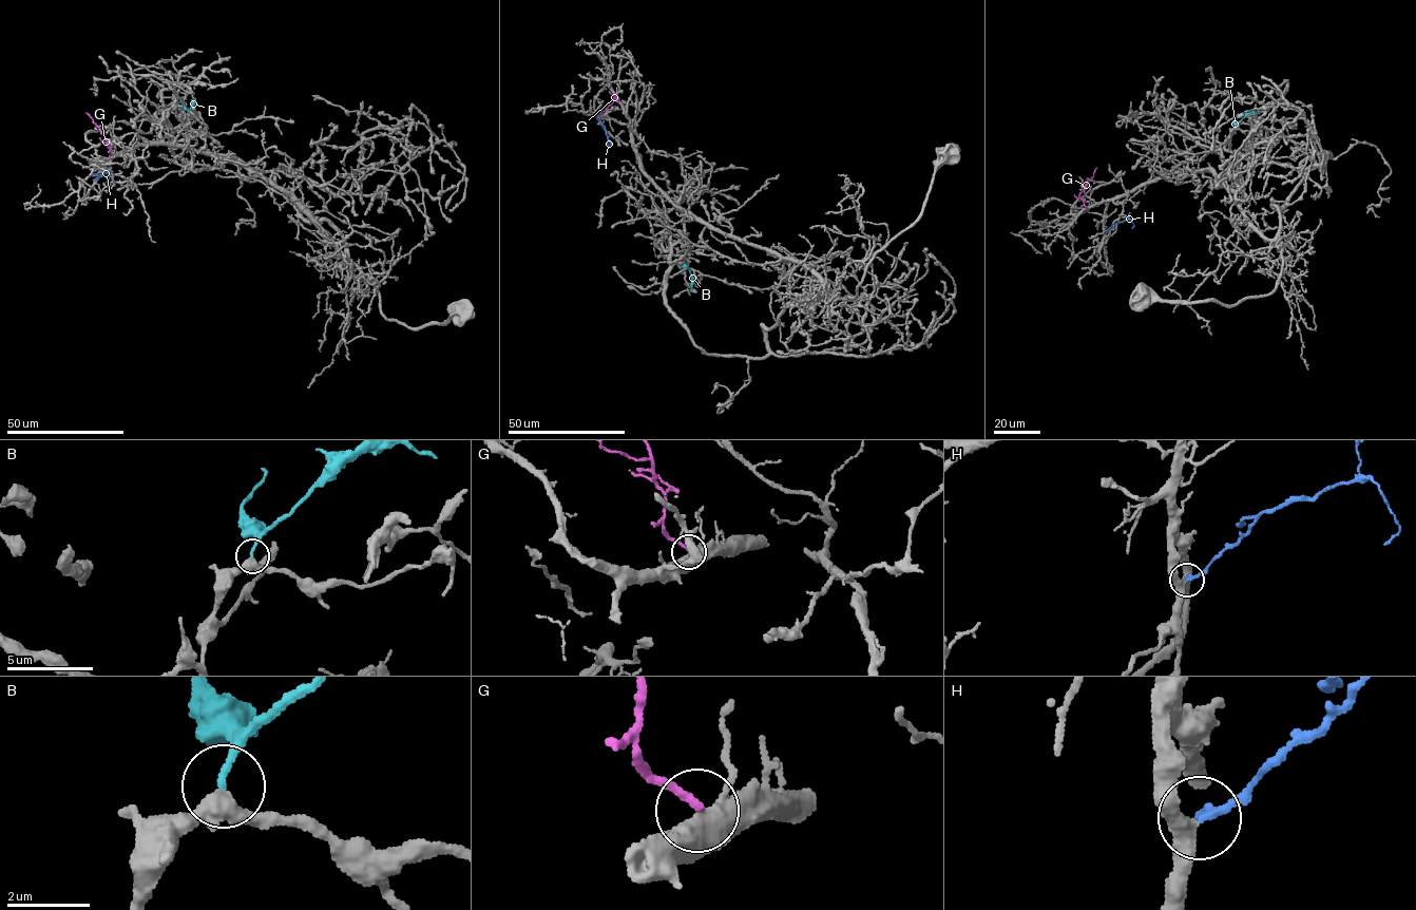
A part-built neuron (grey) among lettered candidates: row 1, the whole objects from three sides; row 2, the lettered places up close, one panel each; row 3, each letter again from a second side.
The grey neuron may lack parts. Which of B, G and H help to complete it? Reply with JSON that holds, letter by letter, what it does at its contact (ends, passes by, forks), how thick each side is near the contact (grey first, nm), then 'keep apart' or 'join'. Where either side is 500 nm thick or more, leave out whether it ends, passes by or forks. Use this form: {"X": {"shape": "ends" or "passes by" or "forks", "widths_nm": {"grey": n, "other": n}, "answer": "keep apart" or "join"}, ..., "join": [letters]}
{"B": {"shape": "ends", "widths_nm": {"grey": 400, "other": 170}, "answer": "join"}, "G": {"widths_nm": {"grey": 550, "other": 200}, "answer": "keep apart"}, "H": {"shape": "ends", "widths_nm": {"grey": 380, "other": 200}, "answer": "join"}, "join": ["B", "H"]}

